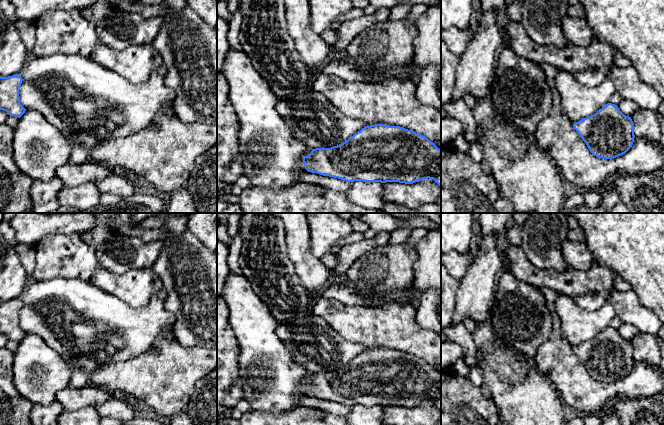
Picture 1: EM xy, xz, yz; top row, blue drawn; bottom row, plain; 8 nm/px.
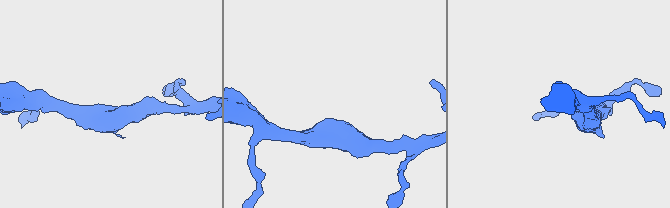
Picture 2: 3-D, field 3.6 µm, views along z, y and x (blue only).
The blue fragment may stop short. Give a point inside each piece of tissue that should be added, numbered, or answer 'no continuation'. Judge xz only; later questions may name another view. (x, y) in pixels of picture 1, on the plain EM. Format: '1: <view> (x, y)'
no continuation

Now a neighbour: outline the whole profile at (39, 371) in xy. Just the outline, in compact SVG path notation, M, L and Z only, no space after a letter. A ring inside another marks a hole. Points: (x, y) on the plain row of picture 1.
M26 334L19 342L14 353L12 372L18 393L32 404L50 404L55 401L56 394L69 386L71 378L71 370L65 360L36 334Z

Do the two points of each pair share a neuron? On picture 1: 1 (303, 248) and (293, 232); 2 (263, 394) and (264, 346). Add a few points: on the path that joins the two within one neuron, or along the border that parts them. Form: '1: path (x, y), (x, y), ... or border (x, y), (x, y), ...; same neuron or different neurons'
1: path (299, 244), (297, 236); same neuron
2: path (264, 382), (264, 358); same neuron

